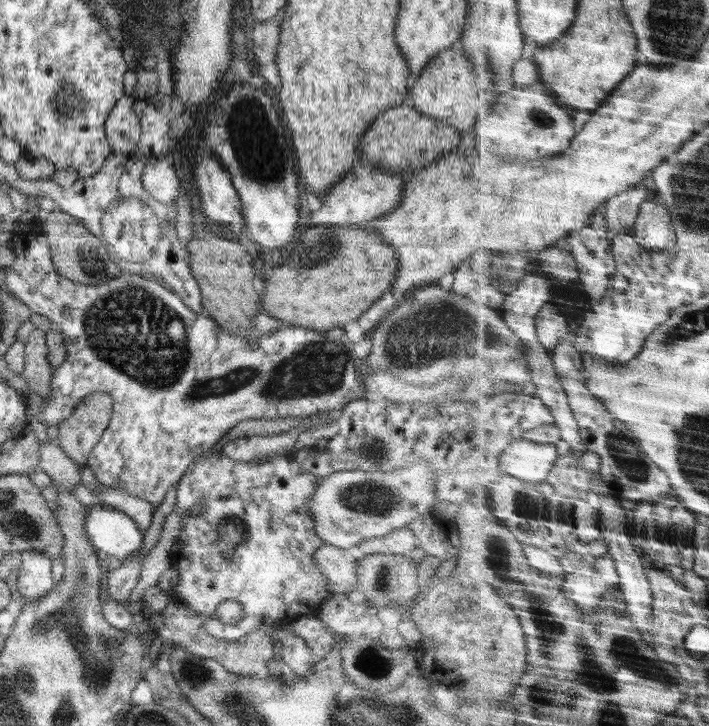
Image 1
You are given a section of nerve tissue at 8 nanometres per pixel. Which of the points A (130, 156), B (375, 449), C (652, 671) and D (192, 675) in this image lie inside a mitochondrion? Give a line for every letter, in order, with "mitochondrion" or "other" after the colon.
A: other
B: mitochondrion
C: mitochondrion
D: mitochondrion

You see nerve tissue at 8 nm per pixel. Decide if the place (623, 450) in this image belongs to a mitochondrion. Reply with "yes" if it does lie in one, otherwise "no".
yes

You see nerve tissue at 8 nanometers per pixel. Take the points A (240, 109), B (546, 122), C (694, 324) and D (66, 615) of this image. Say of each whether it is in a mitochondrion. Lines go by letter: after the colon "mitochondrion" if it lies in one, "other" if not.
A: mitochondrion
B: mitochondrion
C: mitochondrion
D: mitochondrion

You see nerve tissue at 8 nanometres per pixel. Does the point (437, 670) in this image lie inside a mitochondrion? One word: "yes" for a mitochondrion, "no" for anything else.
no

